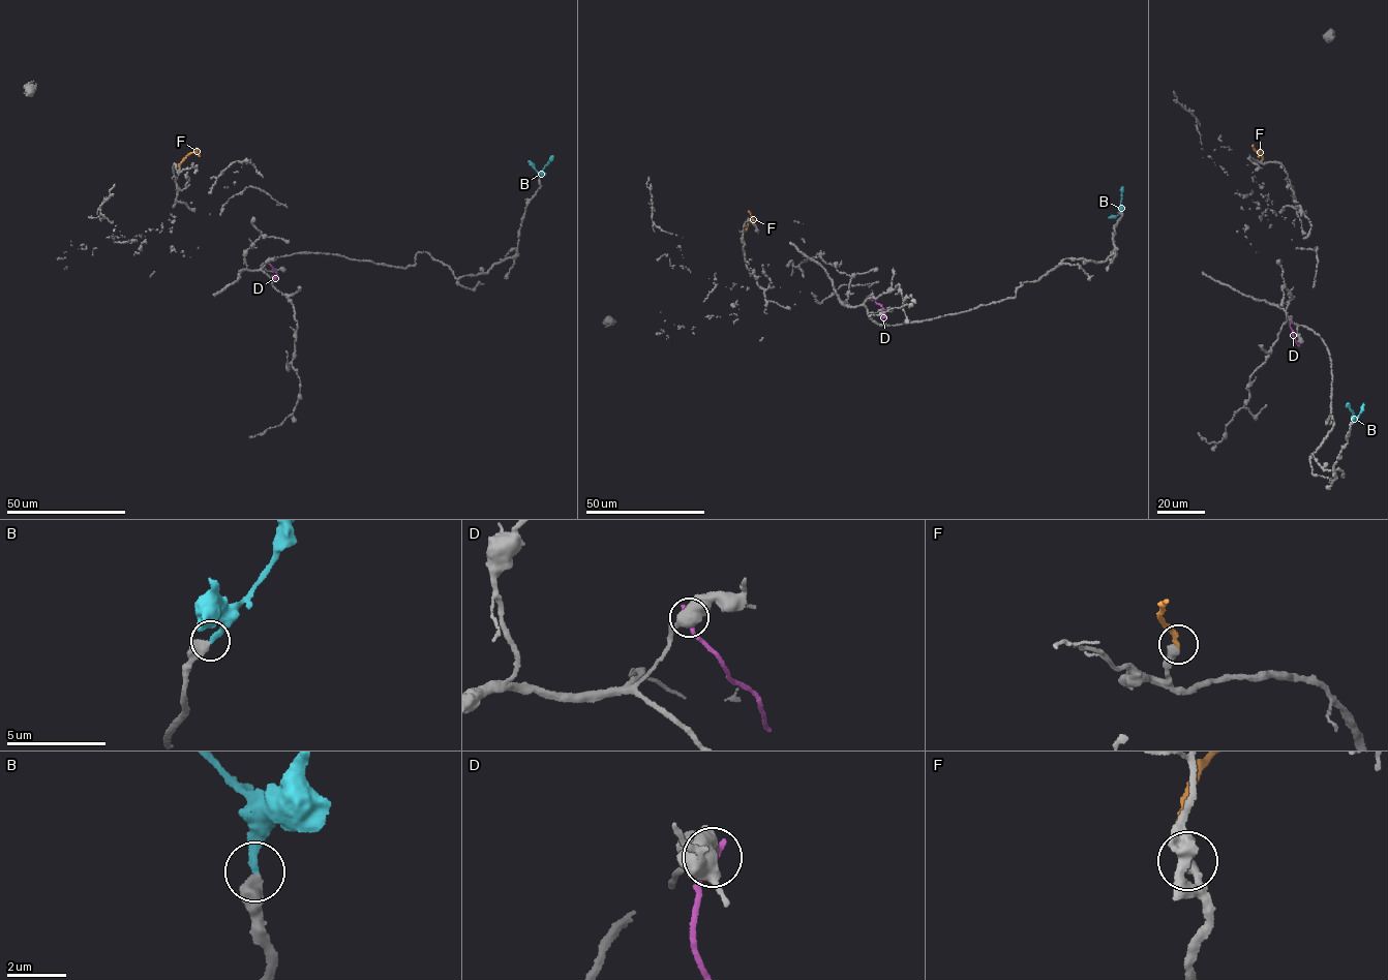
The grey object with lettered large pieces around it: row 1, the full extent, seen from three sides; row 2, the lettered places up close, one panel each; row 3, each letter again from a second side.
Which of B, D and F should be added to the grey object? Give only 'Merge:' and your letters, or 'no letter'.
Merge: B, F

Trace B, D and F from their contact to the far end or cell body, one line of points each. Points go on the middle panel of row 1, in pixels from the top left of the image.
B: (1120, 213), (1122, 186)
D: (869, 300), (883, 309), (881, 319)
F: (743, 240), (753, 219), (748, 211)

